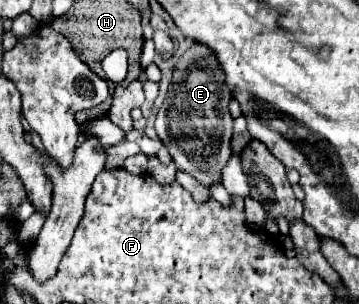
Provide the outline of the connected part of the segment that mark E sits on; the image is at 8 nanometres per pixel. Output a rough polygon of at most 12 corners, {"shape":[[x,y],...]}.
{"shape":[[204,45],[176,63],[156,133],[178,169],[246,197],[230,89]]}

